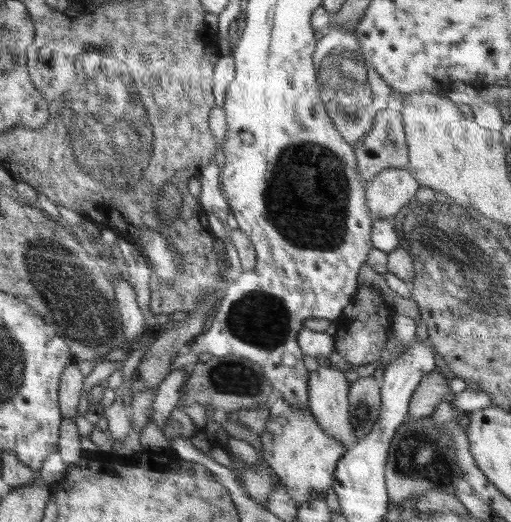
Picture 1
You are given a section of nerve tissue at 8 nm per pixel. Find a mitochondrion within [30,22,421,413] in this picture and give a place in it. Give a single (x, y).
(99, 121)

